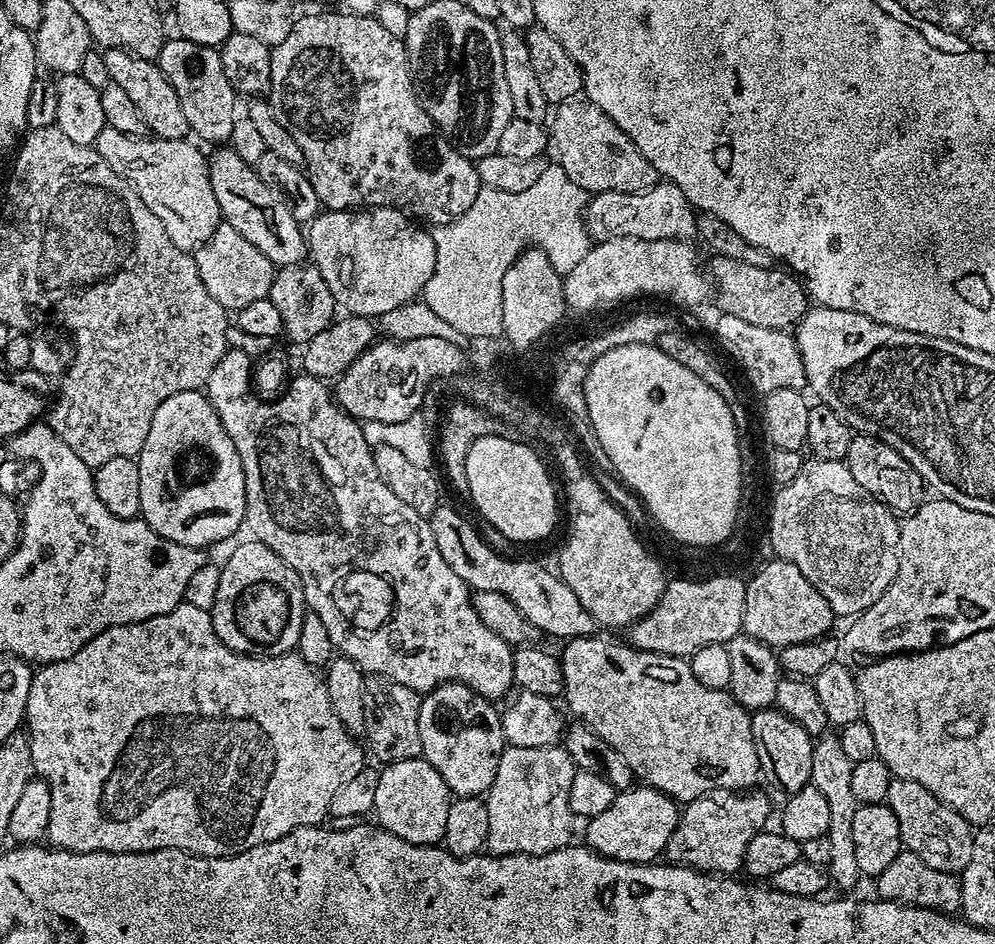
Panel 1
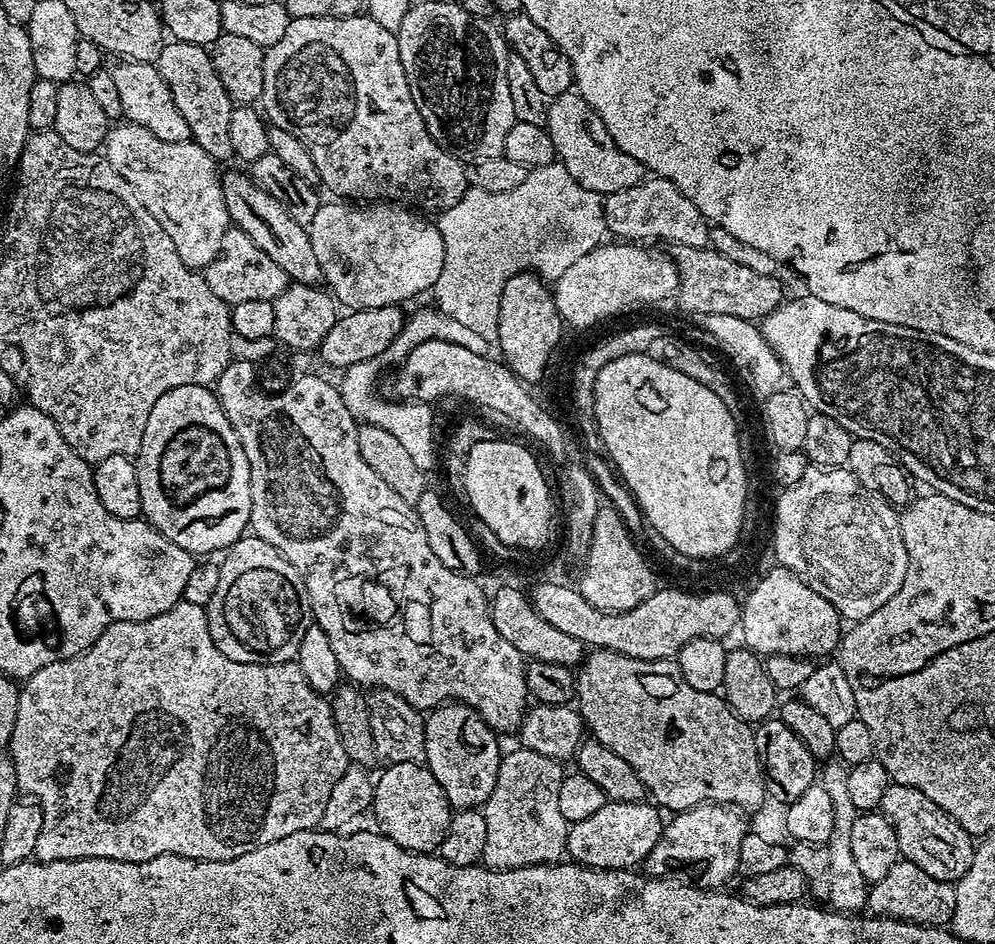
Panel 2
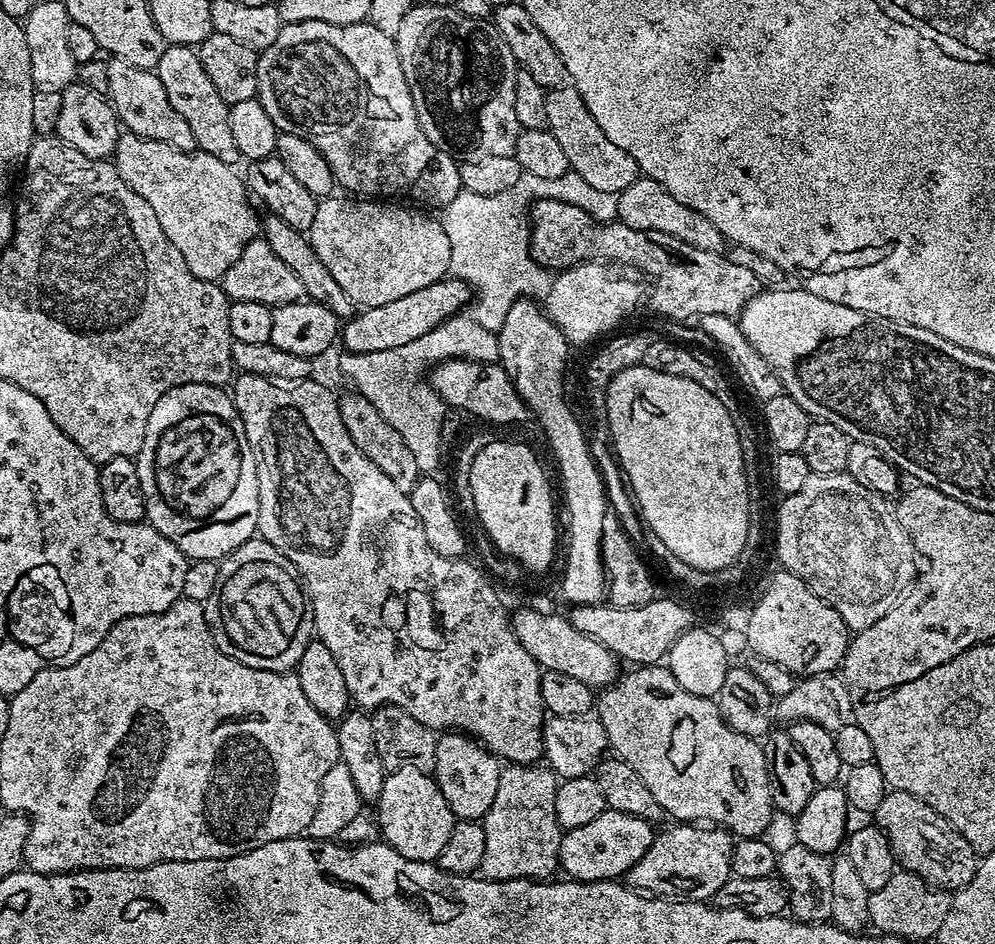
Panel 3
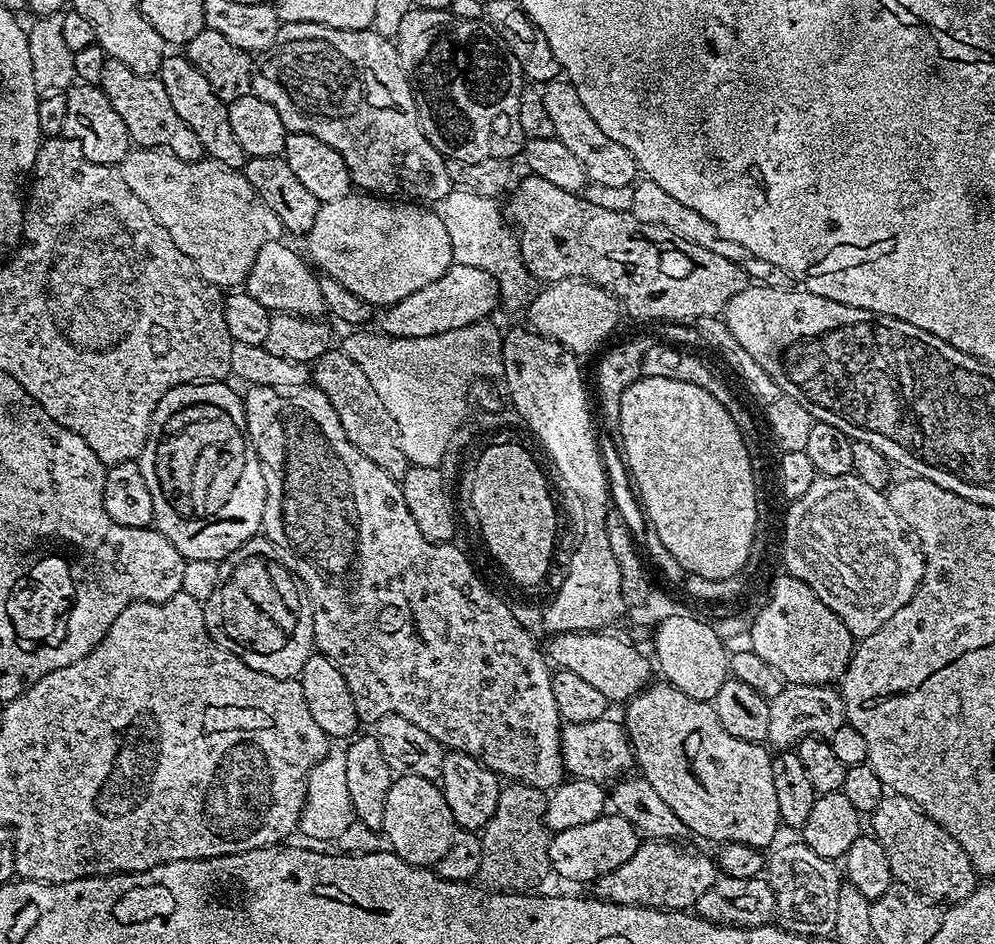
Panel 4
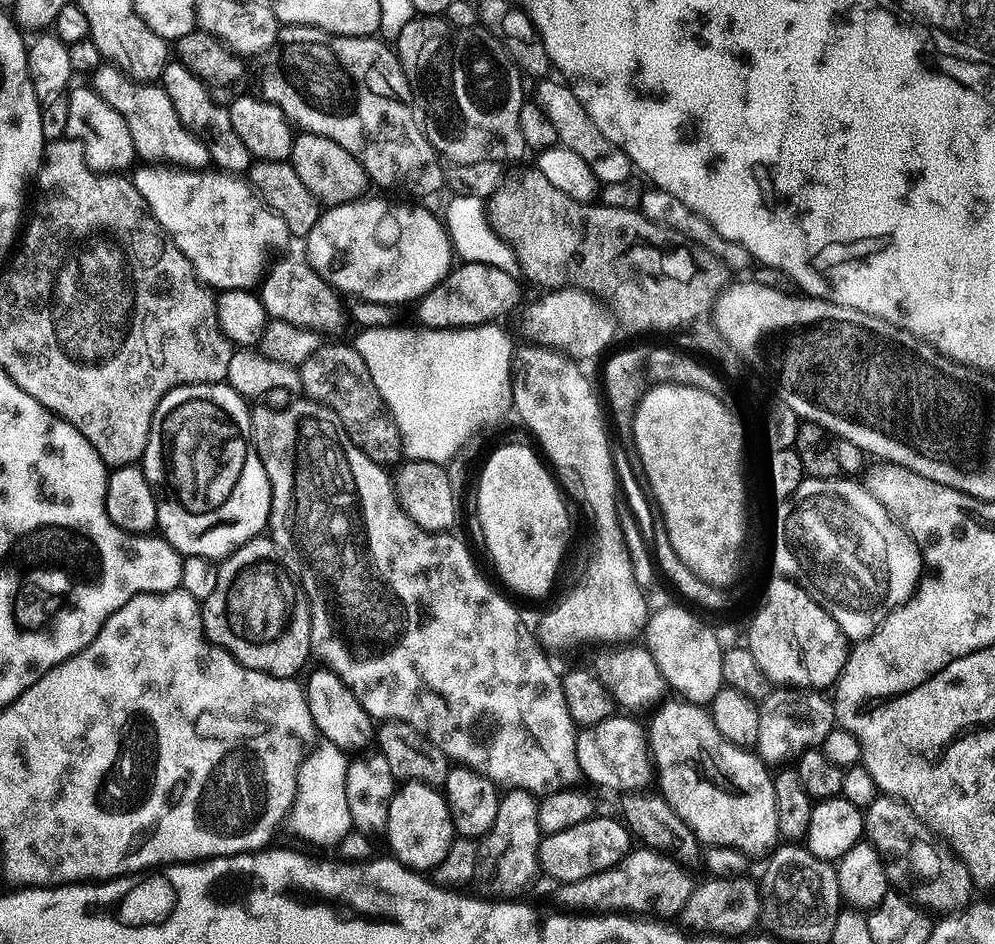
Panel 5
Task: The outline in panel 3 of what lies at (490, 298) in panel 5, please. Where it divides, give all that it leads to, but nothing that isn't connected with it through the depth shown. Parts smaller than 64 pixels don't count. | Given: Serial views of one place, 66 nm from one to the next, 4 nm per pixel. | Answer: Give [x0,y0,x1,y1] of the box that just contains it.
[342,278,473,352]

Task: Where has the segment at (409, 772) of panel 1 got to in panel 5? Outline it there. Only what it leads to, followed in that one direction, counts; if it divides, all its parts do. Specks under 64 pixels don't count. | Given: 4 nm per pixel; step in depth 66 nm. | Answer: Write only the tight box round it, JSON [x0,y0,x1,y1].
[388,782,456,874]

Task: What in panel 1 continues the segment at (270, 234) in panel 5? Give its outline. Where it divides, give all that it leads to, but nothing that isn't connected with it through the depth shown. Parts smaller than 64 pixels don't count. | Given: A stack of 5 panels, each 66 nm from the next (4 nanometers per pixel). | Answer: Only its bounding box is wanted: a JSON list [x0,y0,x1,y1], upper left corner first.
[94,126,222,254]

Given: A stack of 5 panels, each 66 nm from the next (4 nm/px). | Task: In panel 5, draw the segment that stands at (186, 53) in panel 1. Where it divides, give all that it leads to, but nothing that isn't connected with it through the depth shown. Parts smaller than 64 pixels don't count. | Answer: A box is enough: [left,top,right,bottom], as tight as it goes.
[158,62,254,173]

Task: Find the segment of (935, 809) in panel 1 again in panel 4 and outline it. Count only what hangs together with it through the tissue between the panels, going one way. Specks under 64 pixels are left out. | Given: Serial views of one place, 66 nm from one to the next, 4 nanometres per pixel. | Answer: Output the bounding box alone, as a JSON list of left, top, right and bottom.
[870,794,978,902]

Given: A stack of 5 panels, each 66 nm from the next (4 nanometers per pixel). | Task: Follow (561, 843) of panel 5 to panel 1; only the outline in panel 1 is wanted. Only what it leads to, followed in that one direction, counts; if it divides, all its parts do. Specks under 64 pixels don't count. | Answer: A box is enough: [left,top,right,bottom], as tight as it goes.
[583,786,680,864]

